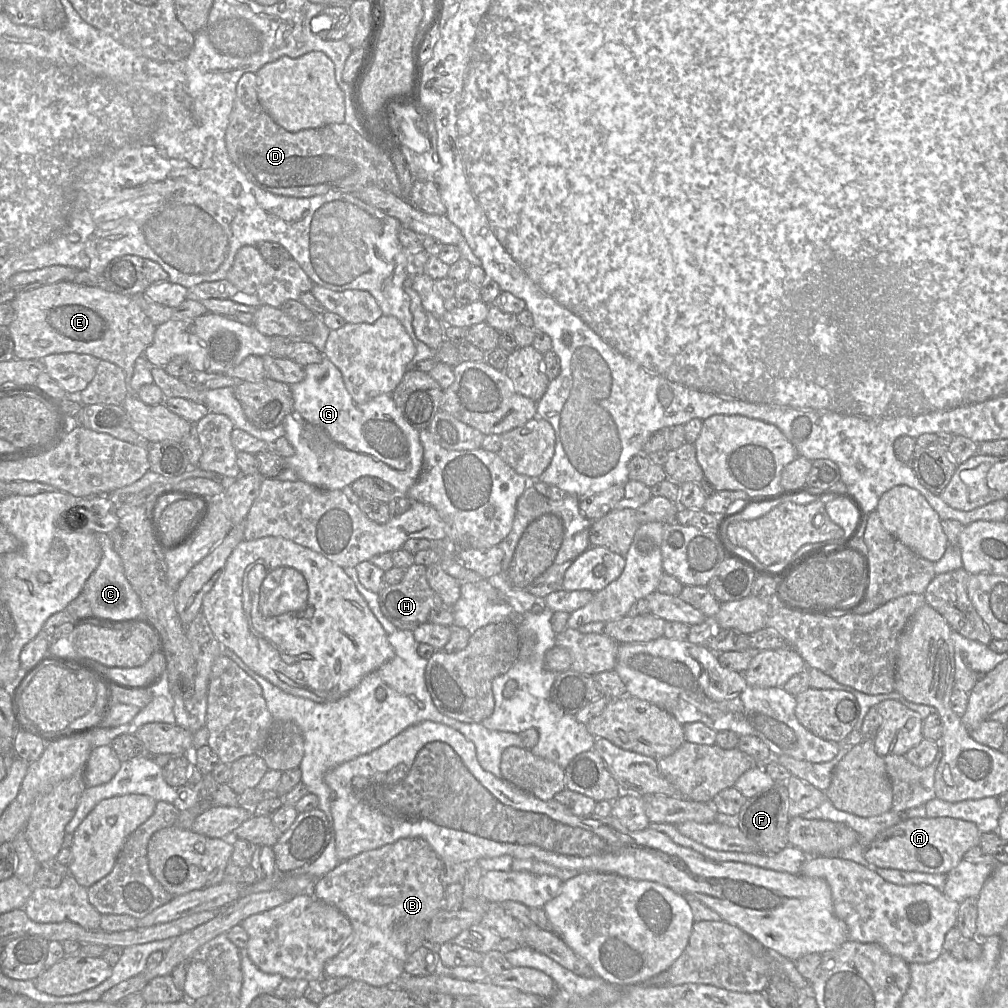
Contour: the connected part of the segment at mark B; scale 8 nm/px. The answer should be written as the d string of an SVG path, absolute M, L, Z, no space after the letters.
M402 838L342 861L333 870L316 879L311 894L342 912L353 928L348 943L326 962L324 978L349 977L374 987L393 986L393 982L405 972L407 959L423 946L429 922L443 908L446 886L440 880L440 872L441 859L427 841L422 838Z

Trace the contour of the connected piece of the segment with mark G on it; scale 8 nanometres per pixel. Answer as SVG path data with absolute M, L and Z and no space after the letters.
M323 357L321 362L315 364L309 364L304 367L305 377L304 379L295 384L290 385L290 389L293 396L293 406L291 412L286 415L282 421L282 425L285 429L284 437L287 438L289 443L294 448L294 455L285 459L285 468L290 468L295 471L298 476L298 480L302 480L308 484L314 485L319 488L328 490L341 490L345 486L351 486L351 484L360 477L371 476L380 478L383 481L391 484L398 494L406 494L409 488L416 482L423 460L423 447L419 439L419 431L412 428L407 421L403 418L401 412L397 409L394 400L389 394L381 394L368 402L363 404L357 404L352 400L352 397L345 388L344 381L341 372L338 368L326 357Z

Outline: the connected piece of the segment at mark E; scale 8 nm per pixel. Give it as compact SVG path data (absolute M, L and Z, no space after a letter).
M62 281L21 292L11 303L15 319L8 329L14 343L14 358L41 360L60 353L92 355L124 371L130 394L135 362L153 342L156 331L156 326L131 296Z

